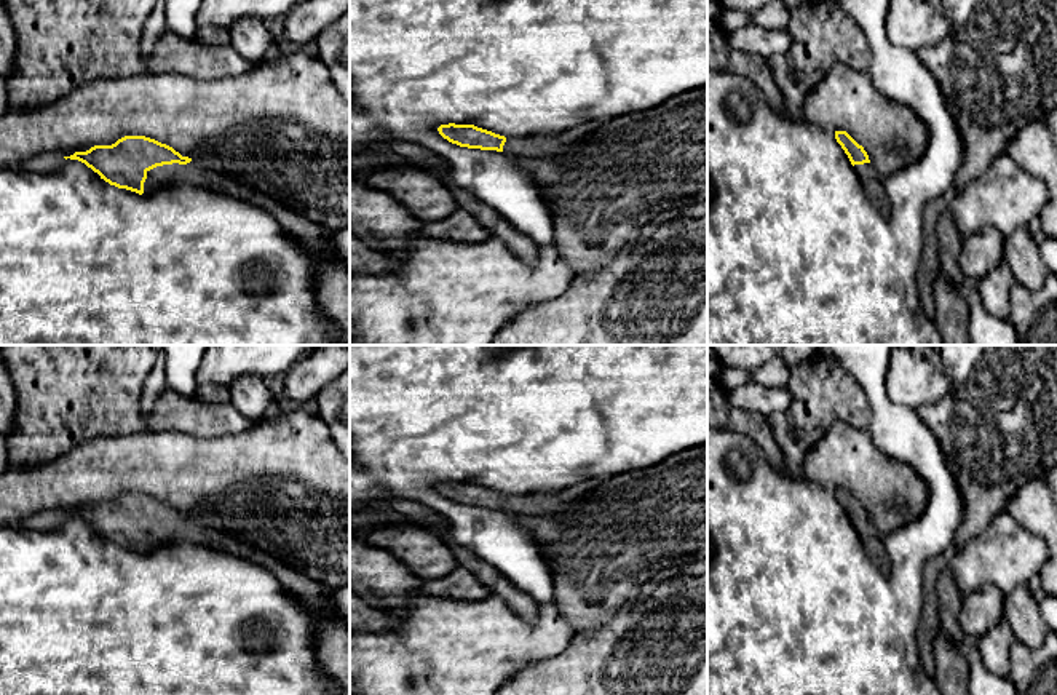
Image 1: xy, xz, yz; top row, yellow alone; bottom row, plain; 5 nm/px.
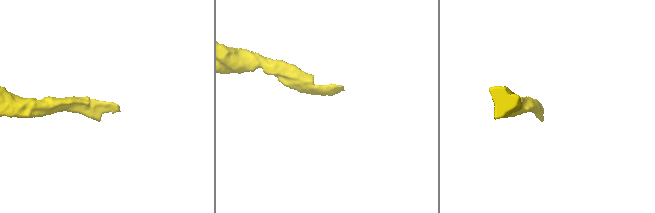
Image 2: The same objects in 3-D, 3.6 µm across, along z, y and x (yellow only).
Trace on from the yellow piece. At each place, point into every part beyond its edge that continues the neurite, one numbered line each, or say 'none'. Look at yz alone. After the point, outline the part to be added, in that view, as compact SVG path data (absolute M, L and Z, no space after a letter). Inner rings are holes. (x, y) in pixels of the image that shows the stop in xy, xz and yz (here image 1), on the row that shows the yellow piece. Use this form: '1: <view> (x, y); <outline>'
1: yz (872, 182); M872 163L854 165L854 171L861 179L867 200L883 216L889 216L889 198L883 187L883 177L877 173Z

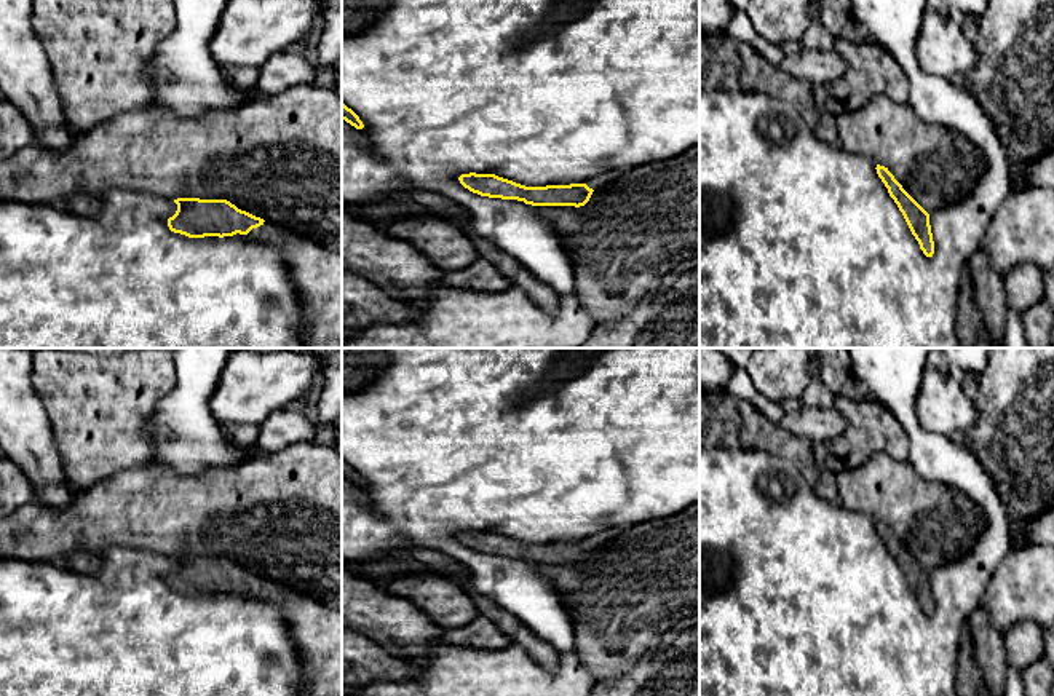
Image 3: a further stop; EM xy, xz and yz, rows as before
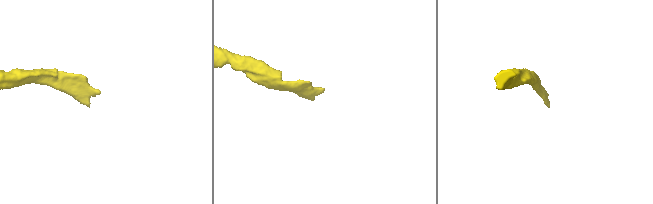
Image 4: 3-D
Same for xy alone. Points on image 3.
1: xy (316, 272); M270 222L236 236L270 244L284 257L302 300L300 335L305 345L342 348L342 254Z

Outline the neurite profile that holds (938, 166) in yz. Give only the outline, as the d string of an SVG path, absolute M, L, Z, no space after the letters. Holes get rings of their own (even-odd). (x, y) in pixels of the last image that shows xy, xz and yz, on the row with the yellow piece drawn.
M885 93L861 109L837 118L838 144L850 153L864 155L885 166L902 188L928 212L968 198L987 171L981 148L963 134L921 121L909 104L893 102Z

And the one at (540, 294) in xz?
M471 238L471 241L479 254L479 259L492 262L508 279L511 287L524 291L527 299L546 313L554 314L559 310L559 295L543 281L537 279L514 257L484 238Z

